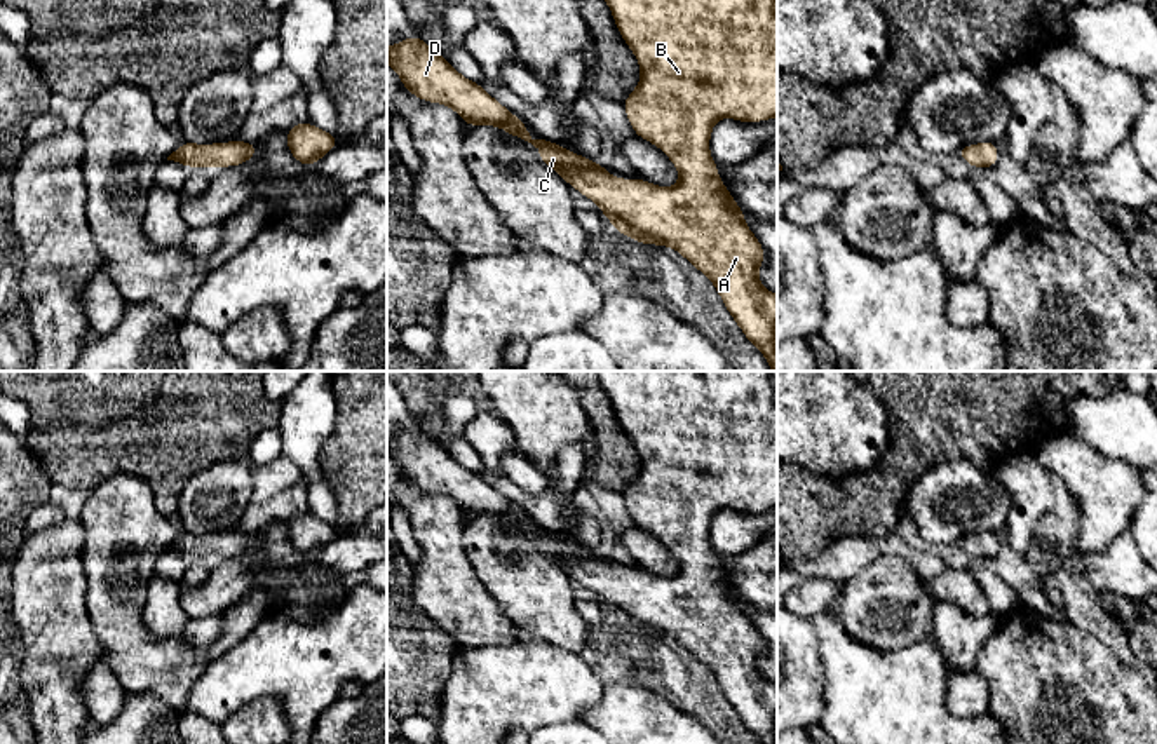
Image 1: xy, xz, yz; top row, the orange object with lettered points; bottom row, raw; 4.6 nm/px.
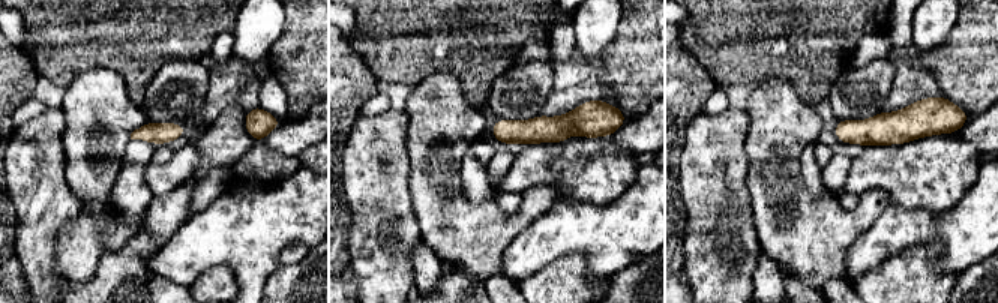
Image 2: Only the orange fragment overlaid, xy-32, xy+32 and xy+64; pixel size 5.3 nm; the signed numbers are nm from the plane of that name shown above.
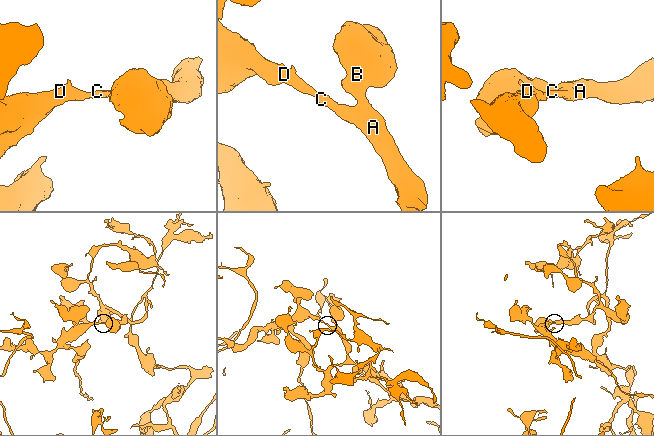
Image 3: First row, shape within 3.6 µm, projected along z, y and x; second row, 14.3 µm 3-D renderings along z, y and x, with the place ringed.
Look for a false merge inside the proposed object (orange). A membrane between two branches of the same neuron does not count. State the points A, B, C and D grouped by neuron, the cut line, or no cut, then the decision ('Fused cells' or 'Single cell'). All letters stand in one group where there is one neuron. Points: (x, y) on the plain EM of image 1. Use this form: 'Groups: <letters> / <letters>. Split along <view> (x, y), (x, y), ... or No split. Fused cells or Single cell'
Groups: A B C D. No split. Single cell

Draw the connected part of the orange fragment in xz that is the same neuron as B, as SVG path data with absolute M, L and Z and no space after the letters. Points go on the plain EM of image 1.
M598 371L598 378L613 404L617 420L641 457L638 477L622 491L627 511L638 528L659 537L680 559L680 572L671 578L638 568L617 570L592 549L563 540L554 531L533 530L523 511L518 511L511 500L491 488L479 472L462 467L443 444L432 441L418 425L387 437L387 455L397 462L408 483L423 491L453 498L469 517L497 516L507 524L531 533L540 542L540 551L584 587L596 592L617 622L639 634L674 638L711 669L744 727L761 744L777 744L777 687L758 671L765 639L748 619L744 601L718 568L720 558L709 544L711 519L720 509L728 507L749 514L777 507L777 389L768 371Z

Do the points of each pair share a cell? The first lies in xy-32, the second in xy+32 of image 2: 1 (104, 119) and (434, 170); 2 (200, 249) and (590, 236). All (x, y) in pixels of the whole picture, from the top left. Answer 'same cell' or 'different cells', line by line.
1: same cell
2: same cell

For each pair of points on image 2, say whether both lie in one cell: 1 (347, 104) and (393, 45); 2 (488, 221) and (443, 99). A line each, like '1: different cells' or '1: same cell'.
1: different cells
2: same cell

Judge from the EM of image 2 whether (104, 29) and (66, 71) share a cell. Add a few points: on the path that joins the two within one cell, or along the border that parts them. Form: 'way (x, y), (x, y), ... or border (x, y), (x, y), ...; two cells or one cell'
way (93, 39), (72, 60); one cell

